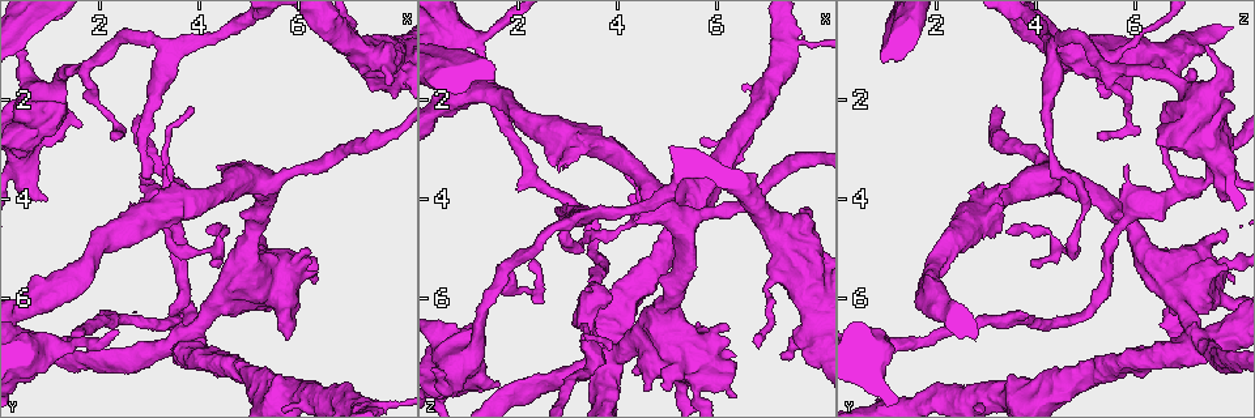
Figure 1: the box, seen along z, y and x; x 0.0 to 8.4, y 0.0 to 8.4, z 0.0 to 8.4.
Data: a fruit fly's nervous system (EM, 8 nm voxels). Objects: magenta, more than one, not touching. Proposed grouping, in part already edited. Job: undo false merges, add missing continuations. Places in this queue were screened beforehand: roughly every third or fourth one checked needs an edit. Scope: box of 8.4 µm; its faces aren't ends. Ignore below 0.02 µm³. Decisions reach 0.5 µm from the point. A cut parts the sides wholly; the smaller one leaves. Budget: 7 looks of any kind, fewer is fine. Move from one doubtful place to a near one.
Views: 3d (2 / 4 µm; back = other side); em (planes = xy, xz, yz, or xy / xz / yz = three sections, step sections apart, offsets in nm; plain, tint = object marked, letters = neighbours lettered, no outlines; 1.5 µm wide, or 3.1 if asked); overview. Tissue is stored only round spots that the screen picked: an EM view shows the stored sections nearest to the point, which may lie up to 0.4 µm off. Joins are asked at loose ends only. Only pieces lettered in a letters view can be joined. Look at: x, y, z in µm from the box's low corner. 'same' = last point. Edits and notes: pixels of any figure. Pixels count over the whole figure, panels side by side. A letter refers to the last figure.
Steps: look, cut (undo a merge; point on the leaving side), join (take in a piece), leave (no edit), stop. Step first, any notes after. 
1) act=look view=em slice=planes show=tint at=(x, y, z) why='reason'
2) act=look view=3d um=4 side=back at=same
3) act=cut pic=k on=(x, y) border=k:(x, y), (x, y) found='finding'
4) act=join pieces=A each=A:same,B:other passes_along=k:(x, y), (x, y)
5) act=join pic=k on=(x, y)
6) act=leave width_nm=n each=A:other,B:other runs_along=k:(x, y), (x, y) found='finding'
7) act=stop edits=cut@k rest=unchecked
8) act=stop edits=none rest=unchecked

act=look view=3d um=4 side=back at=(7.80, 1.70, 4.25) why='an open end'

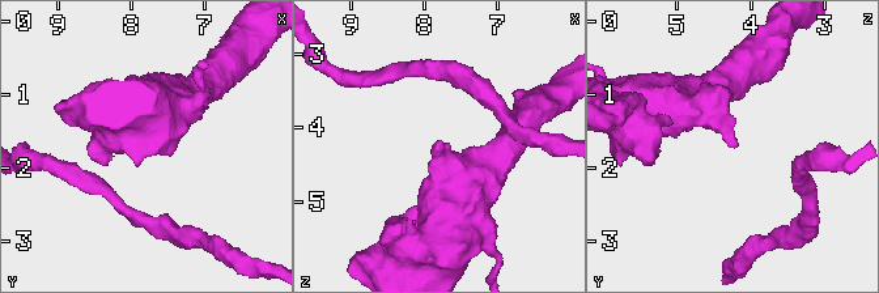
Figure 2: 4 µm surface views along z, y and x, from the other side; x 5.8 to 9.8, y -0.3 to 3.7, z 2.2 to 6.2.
act=look view=em slice=planes show=plain at=(7.90, 1.65, 4.20) why='need the tissue'

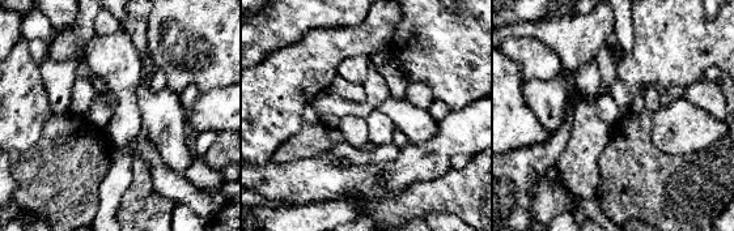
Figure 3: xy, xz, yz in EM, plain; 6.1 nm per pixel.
act=look view=em slice=planes show=letters at=same why='see the neighbours'

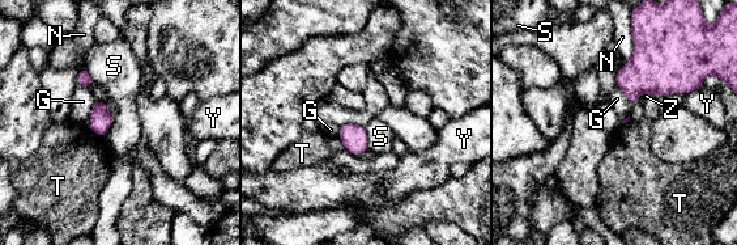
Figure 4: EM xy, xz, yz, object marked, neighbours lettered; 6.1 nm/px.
act=leave longest_contact=N:170nm each=G:other,N:other,S:other,T:other,Y:other,Z:other found='none of them fits'

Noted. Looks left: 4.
act=look view=em slice=xz step=4 show=tint at=(3.50, 0.95, 4.25) why='three arms meet'

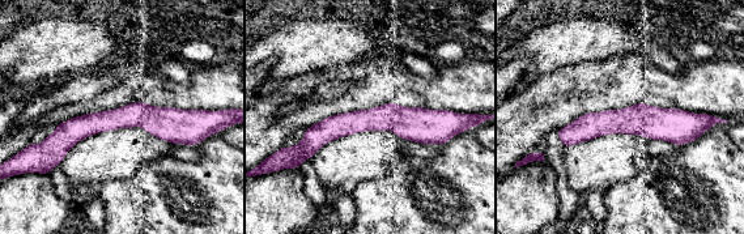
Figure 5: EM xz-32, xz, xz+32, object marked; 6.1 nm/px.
act=look view=em slice=planes show=letters at=same why='another direction'

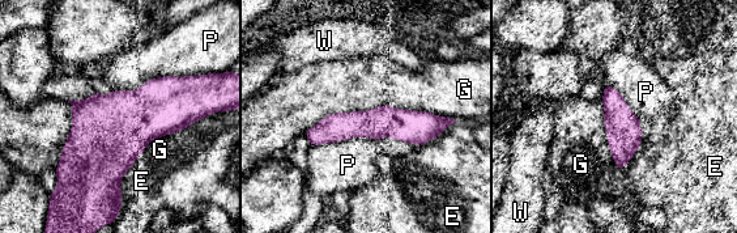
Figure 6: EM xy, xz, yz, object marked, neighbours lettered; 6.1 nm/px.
act=leave width_nm=190 each=E:other,G:other,P:other,W:other runs_along=6:(444, 125), (346, 125), (309, 134) found='all the same cell'

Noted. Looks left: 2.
act=look view=em slice=planes show=letters at=(5.35, 6.10, 7.85) why='sudden change in width'

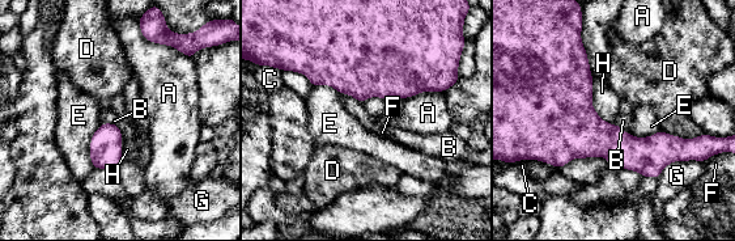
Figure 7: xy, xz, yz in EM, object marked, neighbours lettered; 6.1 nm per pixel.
act=leave longest_contact=H:340nm each=A:other,B:other,C:other,D:other,E:other,F:other,G:other,H:other border=7:(591, 75), (593, 109), (615, 125) found='continuous, no second cell'

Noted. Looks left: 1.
act=stop edits=none rest=unchecked

